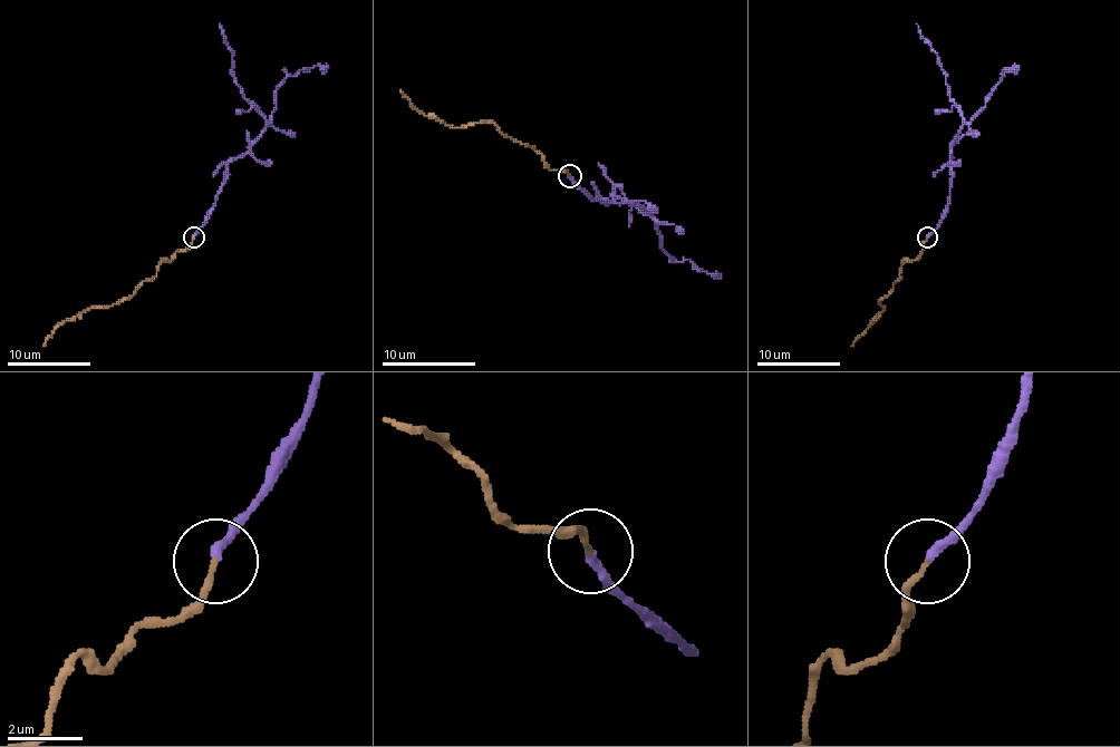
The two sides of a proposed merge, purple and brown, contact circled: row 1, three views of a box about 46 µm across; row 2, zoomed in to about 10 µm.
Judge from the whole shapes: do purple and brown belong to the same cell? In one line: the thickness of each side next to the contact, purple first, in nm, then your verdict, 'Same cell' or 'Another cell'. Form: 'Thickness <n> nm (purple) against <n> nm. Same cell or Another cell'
Thickness 240 nm (purple) against 160 nm. Another cell

